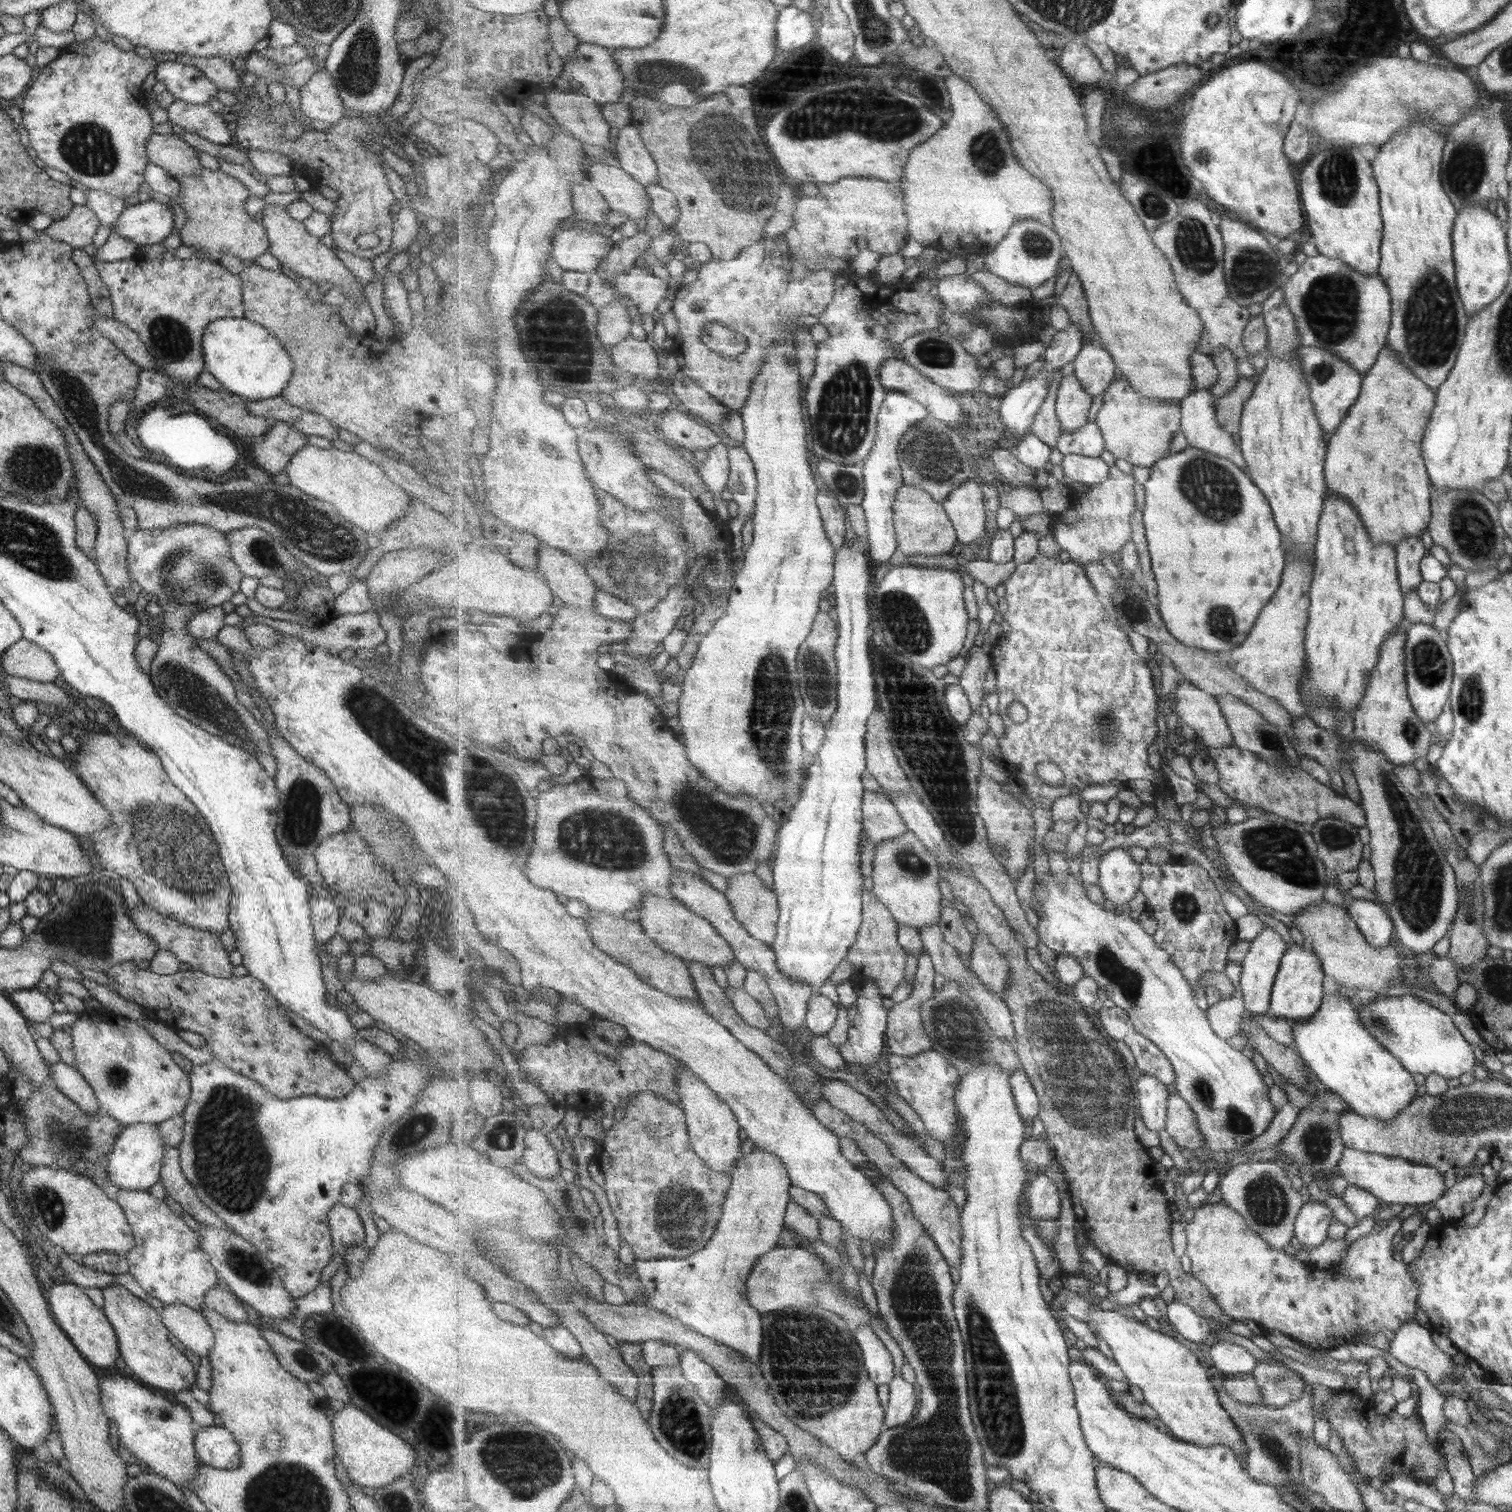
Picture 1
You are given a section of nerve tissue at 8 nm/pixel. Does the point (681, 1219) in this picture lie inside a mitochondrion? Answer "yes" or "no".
yes

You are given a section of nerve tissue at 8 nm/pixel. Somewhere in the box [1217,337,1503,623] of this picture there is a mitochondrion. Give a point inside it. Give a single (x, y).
(1472, 529)

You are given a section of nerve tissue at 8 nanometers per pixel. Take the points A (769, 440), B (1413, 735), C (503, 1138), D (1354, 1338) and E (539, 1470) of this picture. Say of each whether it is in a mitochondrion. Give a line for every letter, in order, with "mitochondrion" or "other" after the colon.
A: other
B: mitochondrion
C: mitochondrion
D: other
E: mitochondrion

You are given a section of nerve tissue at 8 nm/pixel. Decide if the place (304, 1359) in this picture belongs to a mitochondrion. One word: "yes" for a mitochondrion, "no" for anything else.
yes

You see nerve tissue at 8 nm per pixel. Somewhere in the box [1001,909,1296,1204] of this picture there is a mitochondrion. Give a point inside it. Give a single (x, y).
(1082, 1079)

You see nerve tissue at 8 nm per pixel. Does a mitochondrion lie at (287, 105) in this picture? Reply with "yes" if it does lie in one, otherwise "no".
no

